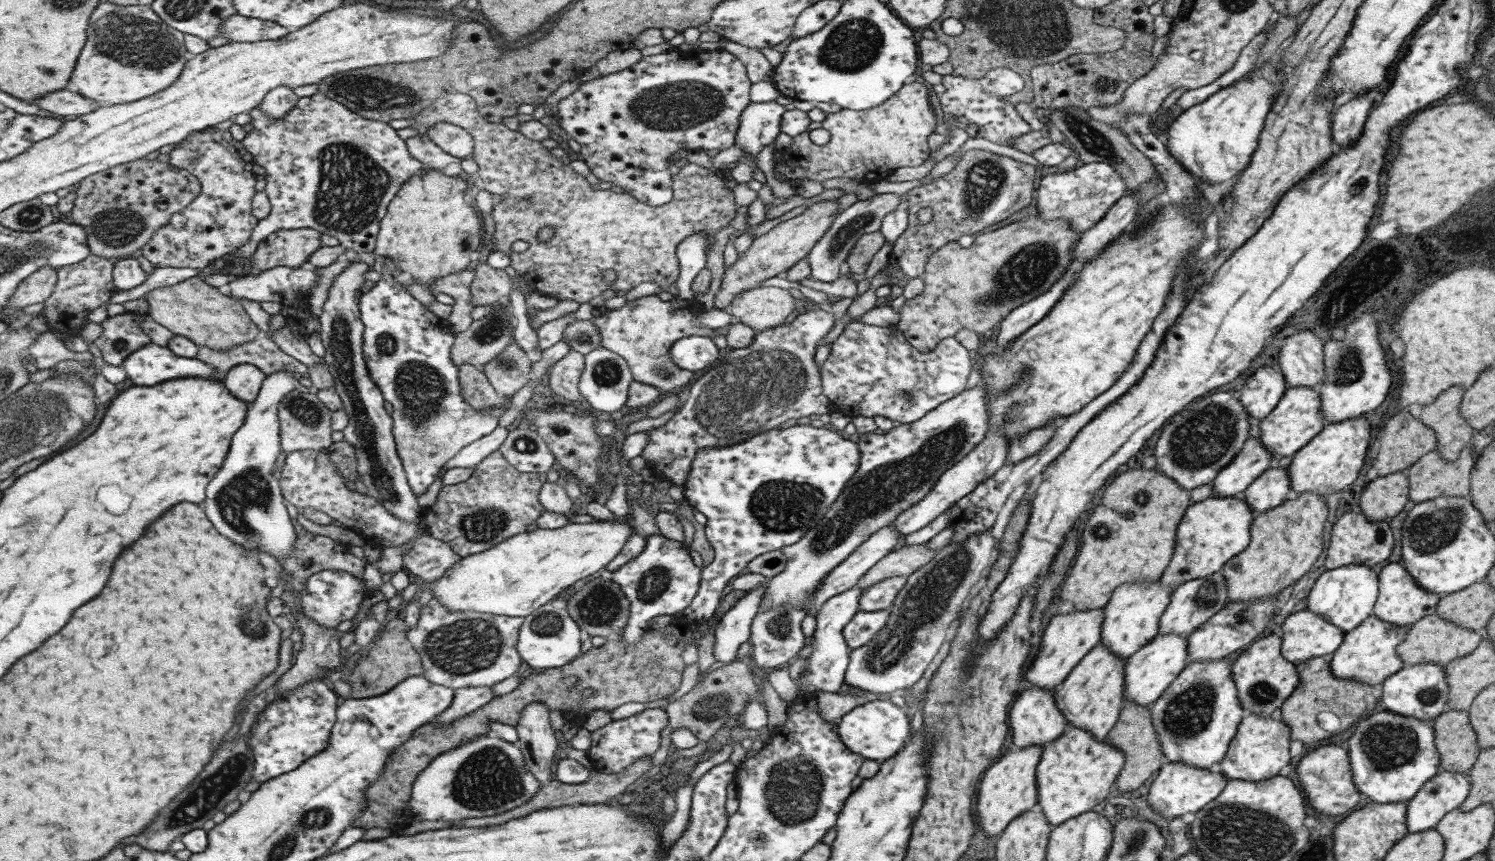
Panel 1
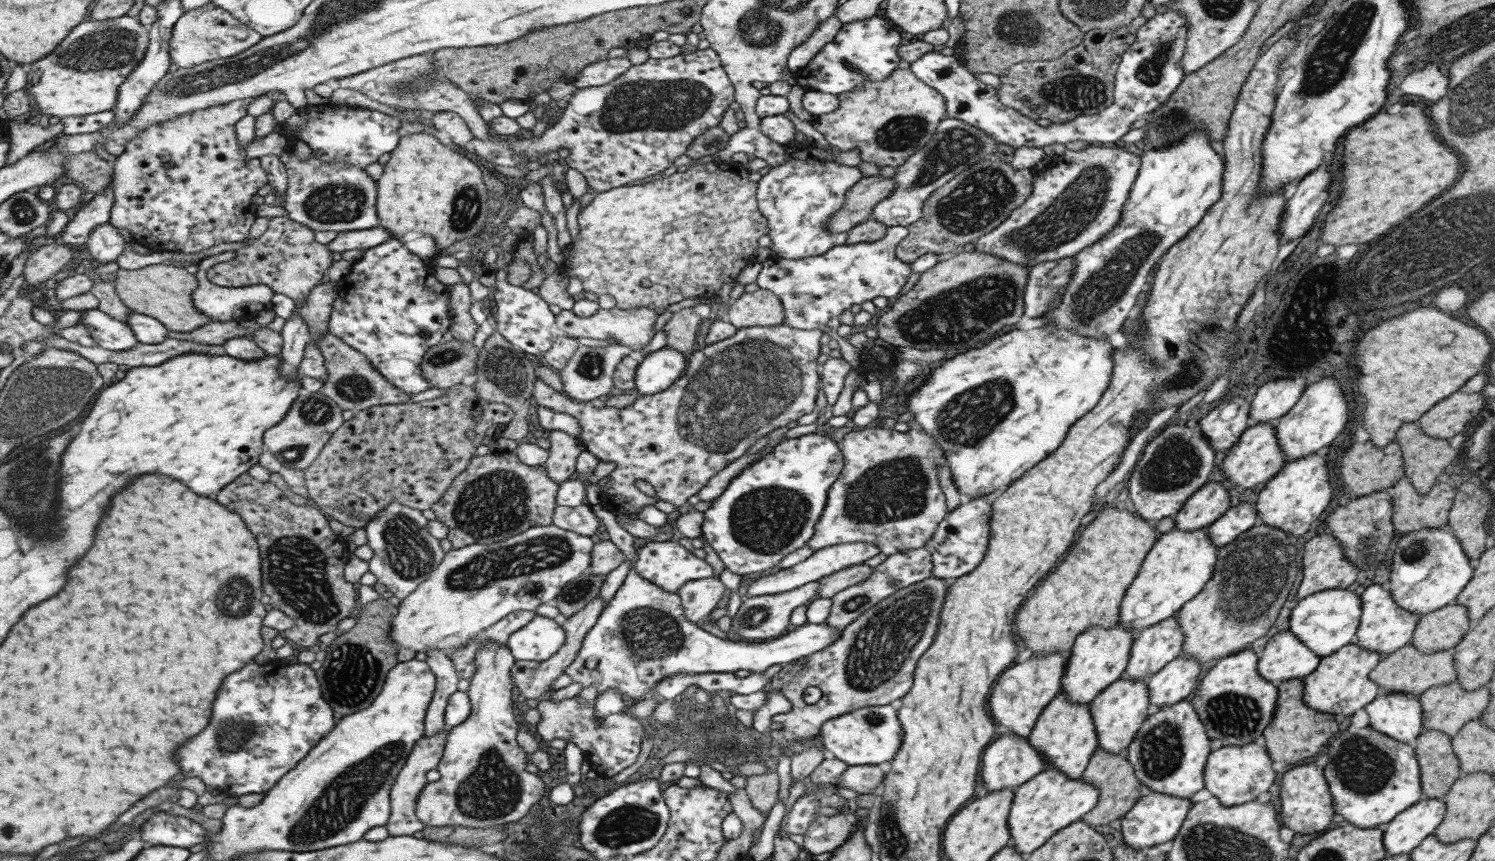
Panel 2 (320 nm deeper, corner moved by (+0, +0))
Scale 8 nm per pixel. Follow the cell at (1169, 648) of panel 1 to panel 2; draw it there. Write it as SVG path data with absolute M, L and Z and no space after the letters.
M1122 677L1105 687L1091 702L1089 714L1095 729L1098 747L1113 754L1124 753L1135 733L1142 726L1151 711L1148 701L1148 687L1145 679L1130 680Z

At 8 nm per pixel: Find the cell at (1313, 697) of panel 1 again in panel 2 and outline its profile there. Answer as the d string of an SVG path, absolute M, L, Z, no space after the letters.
M1291 678L1276 684L1277 696L1274 716L1263 729L1265 750L1272 762L1297 762L1321 754L1323 746L1335 732L1339 718L1333 714L1311 710L1302 701L1302 678Z

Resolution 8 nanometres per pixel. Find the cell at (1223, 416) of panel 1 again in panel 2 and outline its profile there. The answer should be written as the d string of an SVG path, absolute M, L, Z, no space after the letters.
M1163 426L1149 438L1129 472L1126 485L1133 514L1153 523L1165 517L1172 518L1191 497L1191 493L1207 483L1213 458L1215 452L1197 426Z

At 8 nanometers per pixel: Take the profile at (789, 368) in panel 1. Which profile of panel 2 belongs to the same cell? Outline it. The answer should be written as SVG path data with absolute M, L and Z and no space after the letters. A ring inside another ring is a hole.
M787 325L777 326L750 326L744 329L737 329L729 338L724 338L719 342L714 342L710 345L705 345L703 348L692 349L687 354L686 367L683 374L677 378L671 386L668 386L665 390L658 392L657 394L641 395L636 398L629 406L625 408L611 408L604 406L601 408L595 408L589 401L571 400L559 392L553 390L545 382L541 381L541 378L536 377L533 381L532 396L535 398L535 402L542 407L548 408L555 412L562 412L569 416L574 416L579 425L579 434L576 436L576 440L579 442L583 450L595 455L601 462L615 462L615 468L609 472L606 476L608 482L606 483L605 490L600 490L600 494L597 498L601 499L601 507L605 510L612 512L615 515L625 515L638 513L641 507L647 506L647 504L653 505L657 500L662 500L672 504L674 508L685 509L691 500L694 500L697 491L705 486L705 483L711 476L717 474L719 470L725 468L727 464L733 462L736 458L739 458L744 454L758 438L766 436L768 432L771 432L774 428L781 428L785 426L789 421L796 420L816 409L815 407L815 395L817 394L818 376L817 363L815 358L819 356L819 338L821 338L822 332L815 328L813 330L799 330ZM635 480L644 480L648 482L654 488L654 497L649 497L644 493L641 493L635 488L633 482Z

